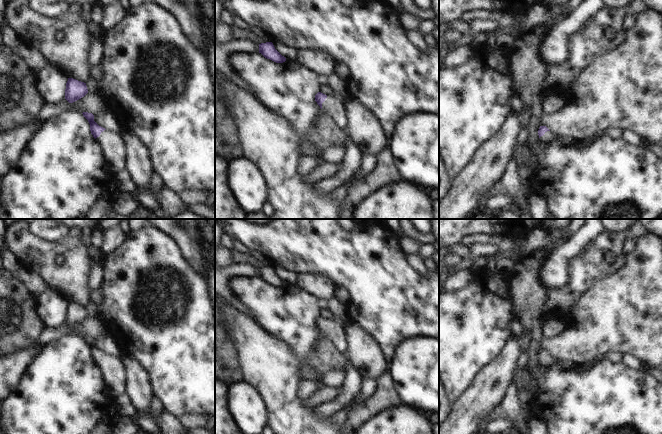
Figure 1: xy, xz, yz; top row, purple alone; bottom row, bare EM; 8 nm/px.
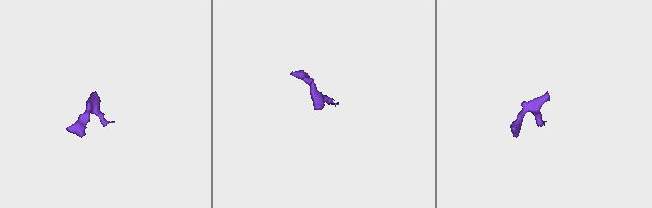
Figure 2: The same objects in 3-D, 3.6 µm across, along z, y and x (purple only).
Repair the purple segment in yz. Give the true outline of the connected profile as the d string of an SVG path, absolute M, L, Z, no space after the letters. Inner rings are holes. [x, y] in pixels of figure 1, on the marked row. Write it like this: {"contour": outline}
{"contour": "M540 126L538 135L539 141L544 147L553 143L557 138L546 126Z"}

